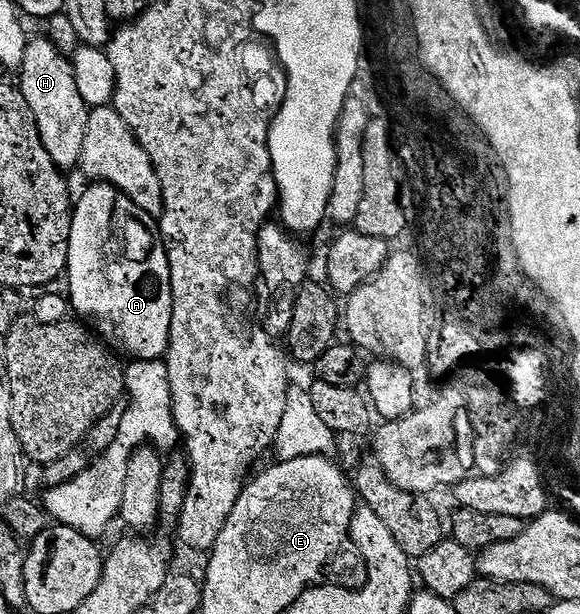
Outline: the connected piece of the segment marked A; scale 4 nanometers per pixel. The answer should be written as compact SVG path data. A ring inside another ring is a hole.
M104 183L88 187L73 207L68 303L78 318L89 317L96 336L118 354L126 353L126 358L135 361L162 360L169 351L173 310L165 244L155 232L154 222L152 225L126 193Z

